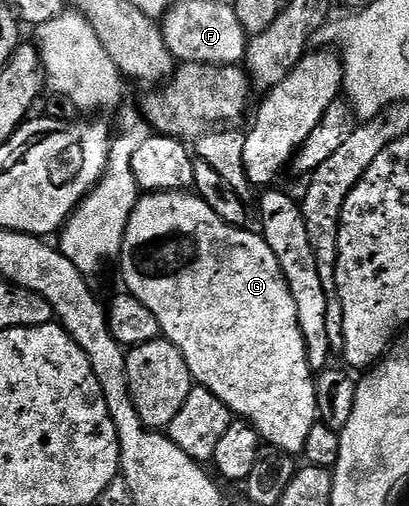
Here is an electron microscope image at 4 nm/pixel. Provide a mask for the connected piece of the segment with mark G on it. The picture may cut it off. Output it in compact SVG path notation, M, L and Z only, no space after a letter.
M184 190L182 192L148 192L140 195L136 208L129 218L128 225L125 226L124 242L121 255L118 257L117 264L123 267L123 280L126 291L135 296L141 302L145 302L145 306L149 306L149 310L153 310L153 314L157 314L157 322L159 323L159 331L169 342L173 342L173 346L177 346L177 350L181 350L181 354L185 358L185 362L191 371L192 381L200 388L207 388L213 394L217 394L217 398L221 398L221 402L225 402L225 406L229 406L229 410L236 417L242 418L247 423L253 425L259 431L260 441L266 442L272 448L279 448L283 452L288 452L290 456L298 457L302 453L305 446L305 438L309 438L309 430L313 430L313 426L319 420L319 407L317 406L317 394L315 393L316 377L313 375L309 362L307 361L307 351L305 350L305 338L301 334L301 326L297 322L297 306L293 306L293 294L289 294L289 286L285 282L285 274L281 274L281 266L277 262L277 254L273 254L273 250L269 250L269 246L264 242L262 235L258 231L247 232L246 227L234 228L225 222L221 222L221 218L217 218L217 214L213 214L213 210L208 204L196 196L194 191Z

